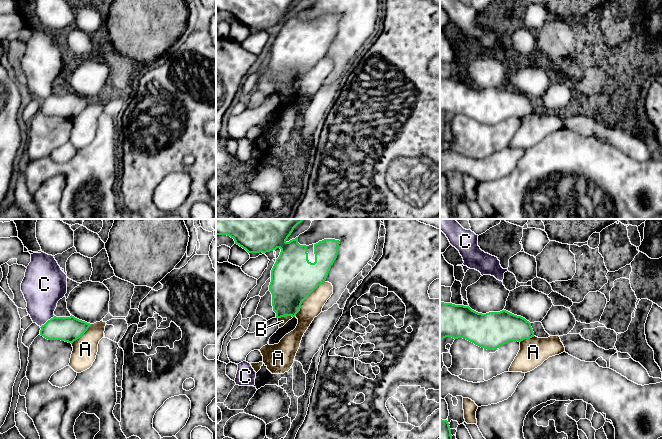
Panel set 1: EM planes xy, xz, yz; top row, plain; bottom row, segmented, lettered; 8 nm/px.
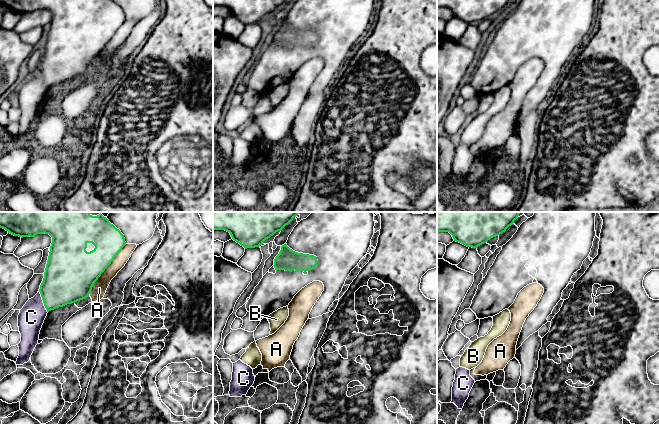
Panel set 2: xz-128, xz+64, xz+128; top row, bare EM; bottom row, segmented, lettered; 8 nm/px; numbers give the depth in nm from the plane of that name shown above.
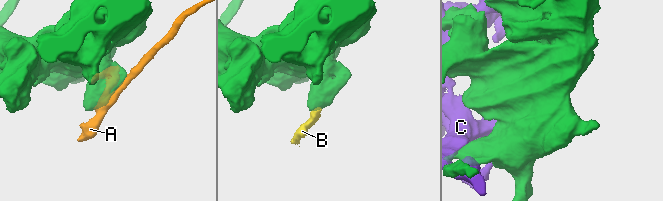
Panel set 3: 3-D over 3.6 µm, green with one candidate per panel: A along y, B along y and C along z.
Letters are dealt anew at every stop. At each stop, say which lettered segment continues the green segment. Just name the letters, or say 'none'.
none

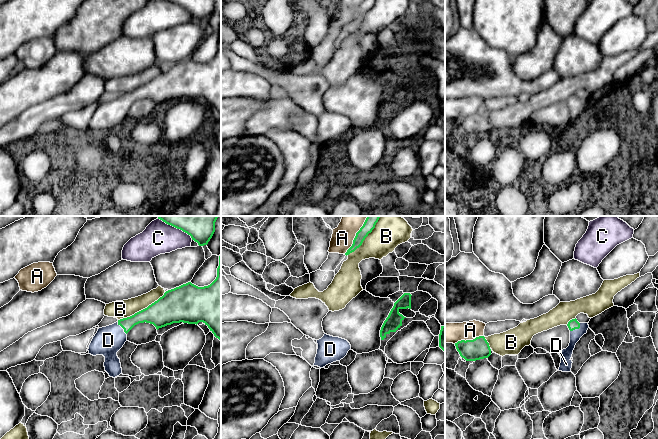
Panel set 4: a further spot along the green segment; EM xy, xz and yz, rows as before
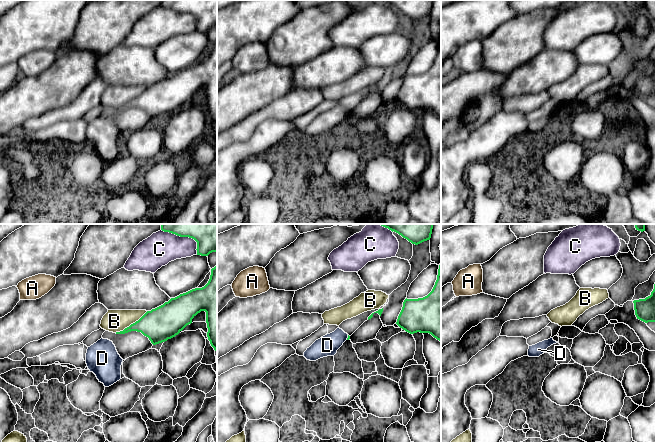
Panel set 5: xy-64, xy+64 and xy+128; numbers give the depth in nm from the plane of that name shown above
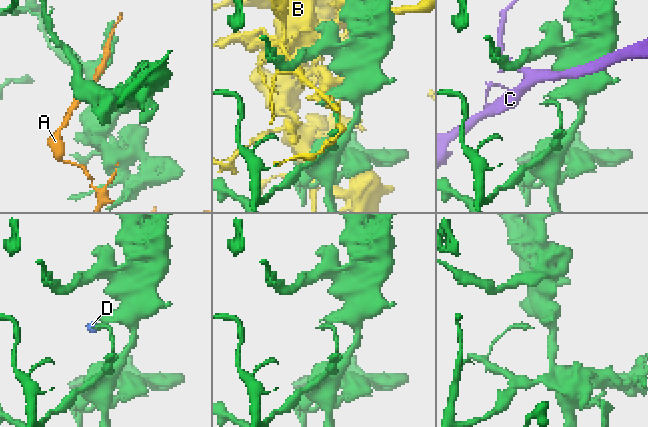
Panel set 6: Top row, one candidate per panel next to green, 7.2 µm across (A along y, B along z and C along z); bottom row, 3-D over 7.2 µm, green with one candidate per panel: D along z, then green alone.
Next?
D

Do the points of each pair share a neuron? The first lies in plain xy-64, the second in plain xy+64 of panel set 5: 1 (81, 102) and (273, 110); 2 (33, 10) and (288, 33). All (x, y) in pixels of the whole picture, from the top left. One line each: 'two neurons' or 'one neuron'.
1: one neuron
2: two neurons

